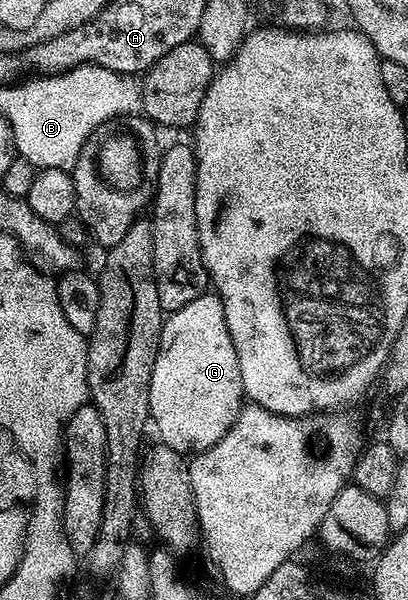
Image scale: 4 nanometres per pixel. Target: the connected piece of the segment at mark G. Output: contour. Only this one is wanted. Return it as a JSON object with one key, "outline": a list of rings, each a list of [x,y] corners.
{"outline":[[[206,292],[191,300],[191,304],[172,311],[161,328],[161,343],[149,385],[149,412],[152,425],[157,425],[157,434],[161,437],[158,439],[182,456],[196,456],[228,432],[237,419],[244,398],[239,356],[227,328],[221,299],[216,293]]]}

